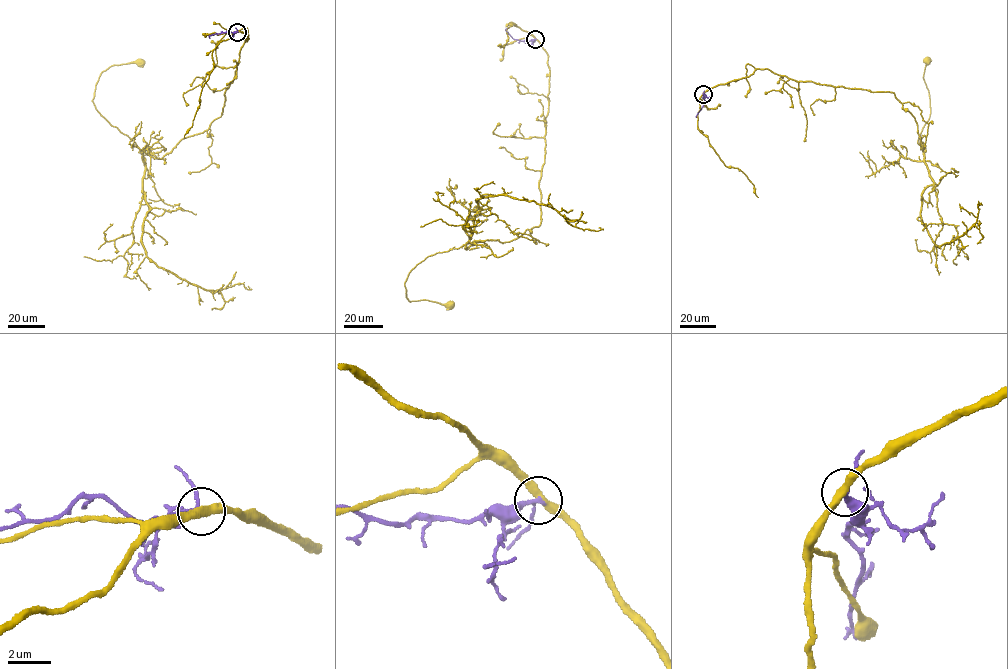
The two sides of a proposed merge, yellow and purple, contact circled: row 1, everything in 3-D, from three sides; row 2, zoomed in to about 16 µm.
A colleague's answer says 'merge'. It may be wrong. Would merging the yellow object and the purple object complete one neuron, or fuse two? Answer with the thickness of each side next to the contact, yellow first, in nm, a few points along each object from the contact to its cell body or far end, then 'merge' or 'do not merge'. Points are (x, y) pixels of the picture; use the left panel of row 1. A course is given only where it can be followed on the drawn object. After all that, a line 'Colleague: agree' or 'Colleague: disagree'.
calibres 360 and 180 nm; course yellow (238, 32), (248, 38), (225, 91), (221, 117), (161, 158), (142, 155), (92, 101), (103, 71), (140, 63); course purple (238, 32), (227, 30), (210, 38); do not merge
Colleague: disagree

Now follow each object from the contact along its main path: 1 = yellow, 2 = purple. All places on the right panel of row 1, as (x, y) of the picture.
1: (702, 94), (766, 69), (797, 81), (891, 92), (914, 118), (923, 152), (917, 142), (930, 113), (927, 61)
2: (702, 94), (703, 106), (696, 117)

